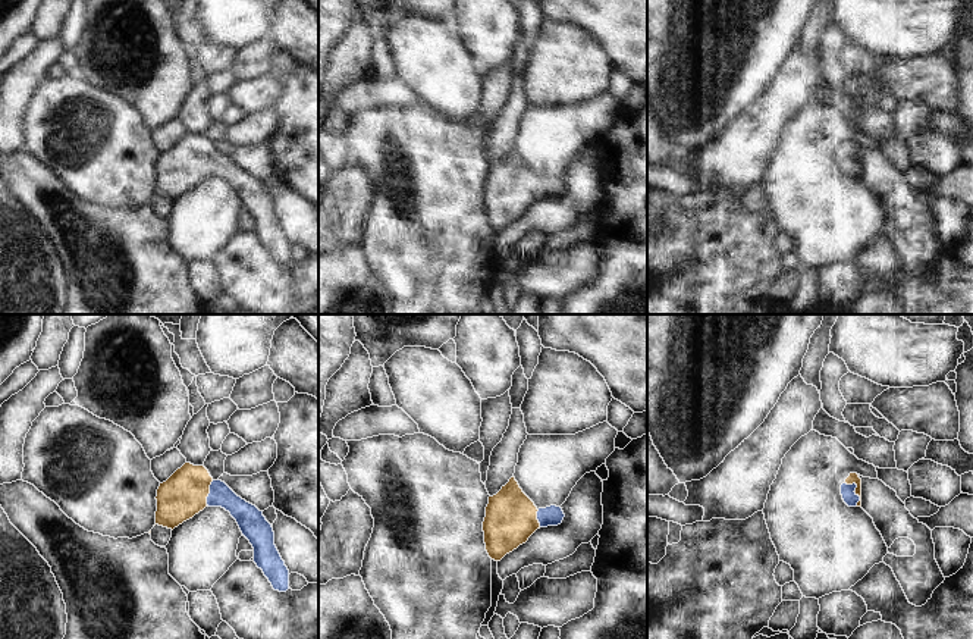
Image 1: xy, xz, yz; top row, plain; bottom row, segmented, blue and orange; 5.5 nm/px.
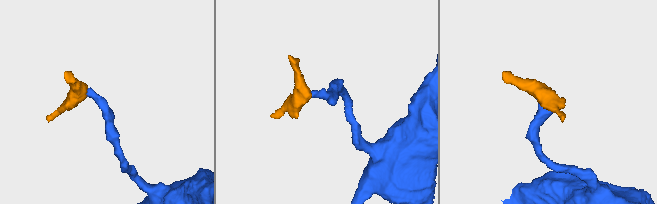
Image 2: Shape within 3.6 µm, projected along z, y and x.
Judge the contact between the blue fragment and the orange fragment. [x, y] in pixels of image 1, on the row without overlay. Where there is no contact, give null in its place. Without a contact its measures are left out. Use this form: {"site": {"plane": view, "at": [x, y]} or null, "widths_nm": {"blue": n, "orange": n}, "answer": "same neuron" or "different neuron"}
{"site": {"plane": "yz", "at": [854, 160]}, "widths_nm": {"blue": 80, "orange": 60}, "answer": "same neuron"}

